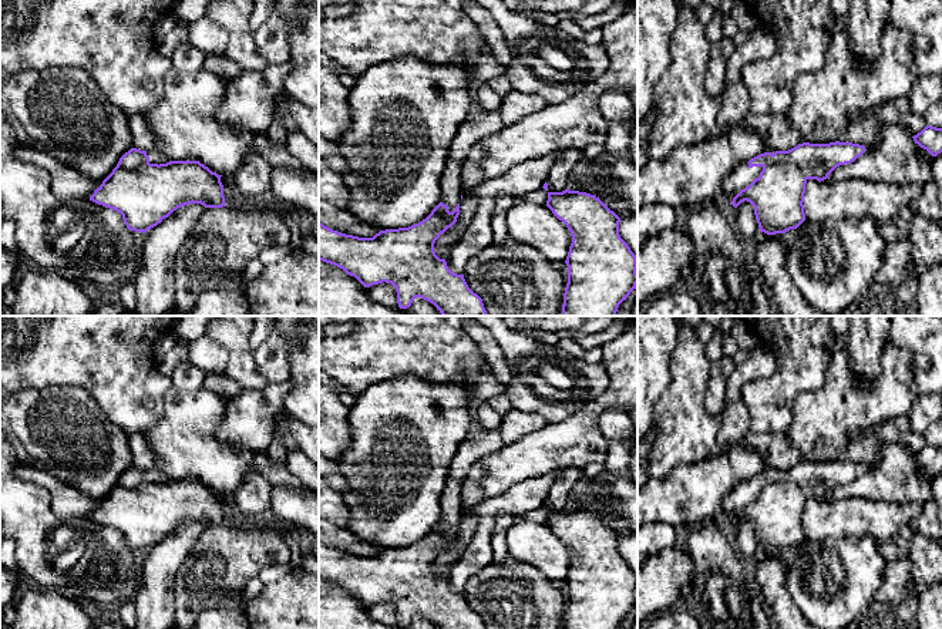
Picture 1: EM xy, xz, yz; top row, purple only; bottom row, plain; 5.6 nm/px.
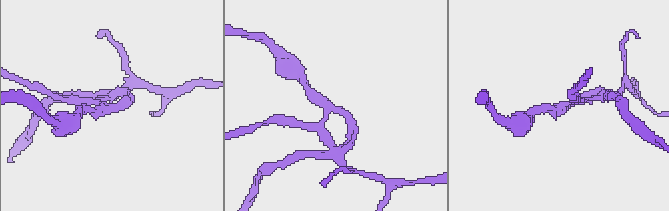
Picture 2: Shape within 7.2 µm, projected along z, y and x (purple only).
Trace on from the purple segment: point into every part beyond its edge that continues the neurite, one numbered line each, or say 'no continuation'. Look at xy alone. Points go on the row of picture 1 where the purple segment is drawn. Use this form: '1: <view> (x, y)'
1: xy (155, 155)

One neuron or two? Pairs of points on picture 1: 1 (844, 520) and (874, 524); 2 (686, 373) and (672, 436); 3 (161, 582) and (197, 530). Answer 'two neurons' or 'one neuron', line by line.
1: one neuron
2: one neuron
3: one neuron

